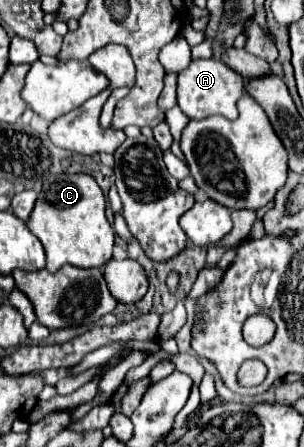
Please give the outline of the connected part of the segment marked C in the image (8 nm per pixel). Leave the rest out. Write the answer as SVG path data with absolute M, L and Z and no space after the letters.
M60 173L48 175L44 179L42 191L26 225L44 245L48 259L46 269L50 273L58 271L62 265L74 265L82 269L102 267L112 259L114 229L108 223L104 211L104 193L92 179L92 175Z

